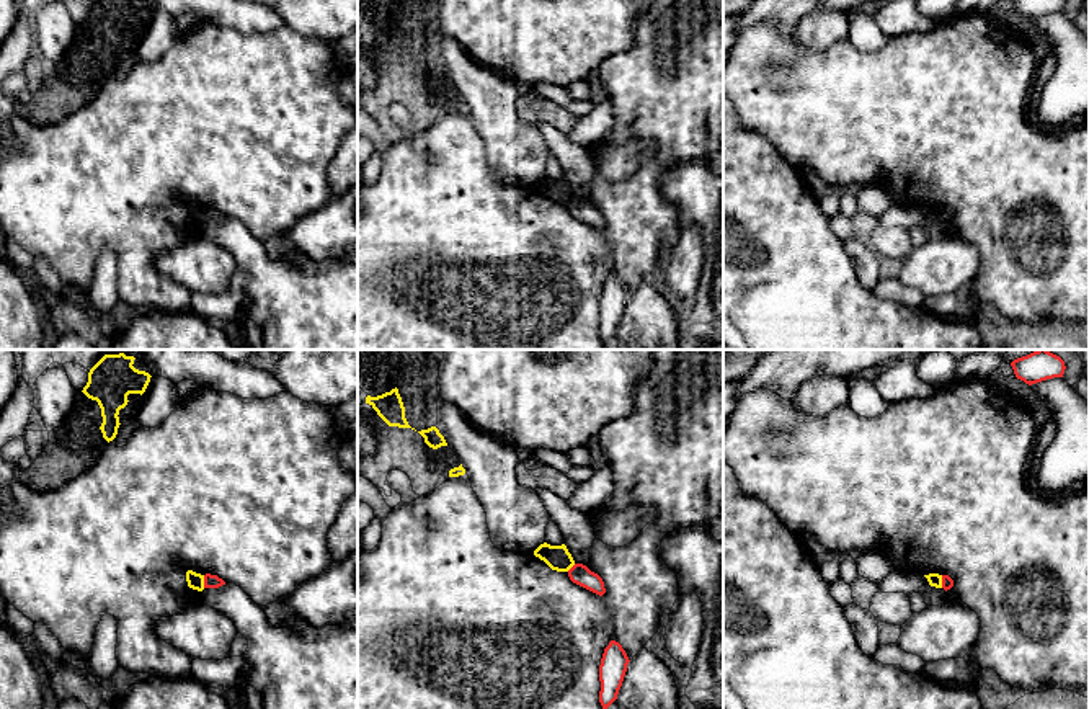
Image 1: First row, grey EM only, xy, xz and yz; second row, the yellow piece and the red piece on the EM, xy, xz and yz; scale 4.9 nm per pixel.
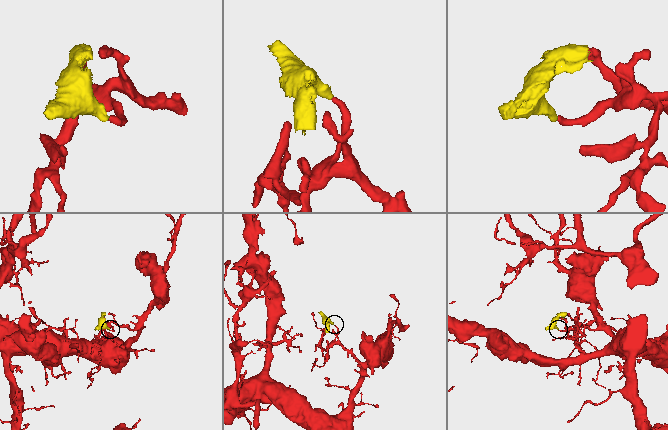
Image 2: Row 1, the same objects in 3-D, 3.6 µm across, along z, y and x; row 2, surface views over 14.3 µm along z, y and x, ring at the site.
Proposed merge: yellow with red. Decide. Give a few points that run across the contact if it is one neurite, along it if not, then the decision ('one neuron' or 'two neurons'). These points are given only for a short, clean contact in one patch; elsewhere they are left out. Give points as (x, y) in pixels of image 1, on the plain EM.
line xy (203, 209), (204, 221); two neurons

